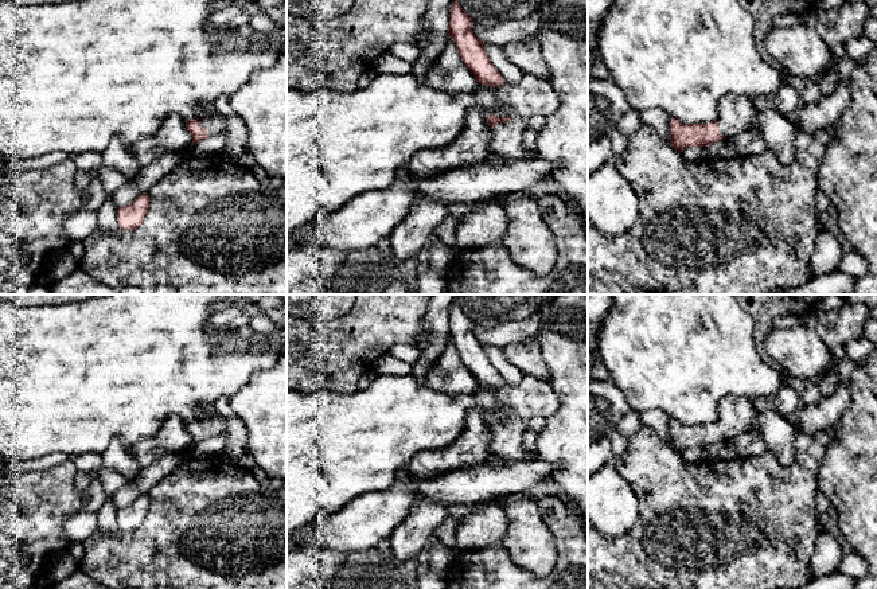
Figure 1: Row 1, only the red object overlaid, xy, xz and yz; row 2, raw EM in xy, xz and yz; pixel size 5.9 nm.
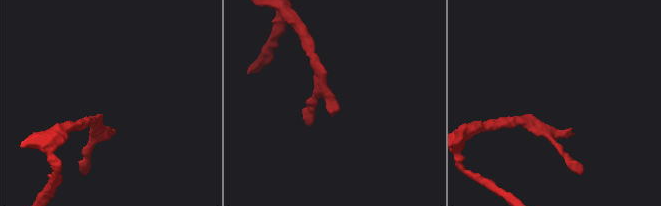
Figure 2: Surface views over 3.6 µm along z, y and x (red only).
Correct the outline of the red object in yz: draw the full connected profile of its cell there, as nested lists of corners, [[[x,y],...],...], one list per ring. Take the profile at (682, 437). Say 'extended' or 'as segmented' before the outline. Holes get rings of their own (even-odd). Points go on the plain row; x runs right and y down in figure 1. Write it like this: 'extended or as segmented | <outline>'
extended | [[[726,395],[718,405],[718,418],[706,425],[682,425],[670,418],[669,432],[674,450],[706,448],[726,438],[733,438],[752,428],[759,399]]]

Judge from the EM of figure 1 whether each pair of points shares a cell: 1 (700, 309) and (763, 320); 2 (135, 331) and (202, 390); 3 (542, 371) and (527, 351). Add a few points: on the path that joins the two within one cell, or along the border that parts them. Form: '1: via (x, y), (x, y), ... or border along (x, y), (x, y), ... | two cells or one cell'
1: border along (744, 308), (753, 322), (753, 340), (756, 343) | two cells
2: via (152, 343), (180, 374), (184, 374) | one cell
3: via (537, 366), (527, 357) | one cell

